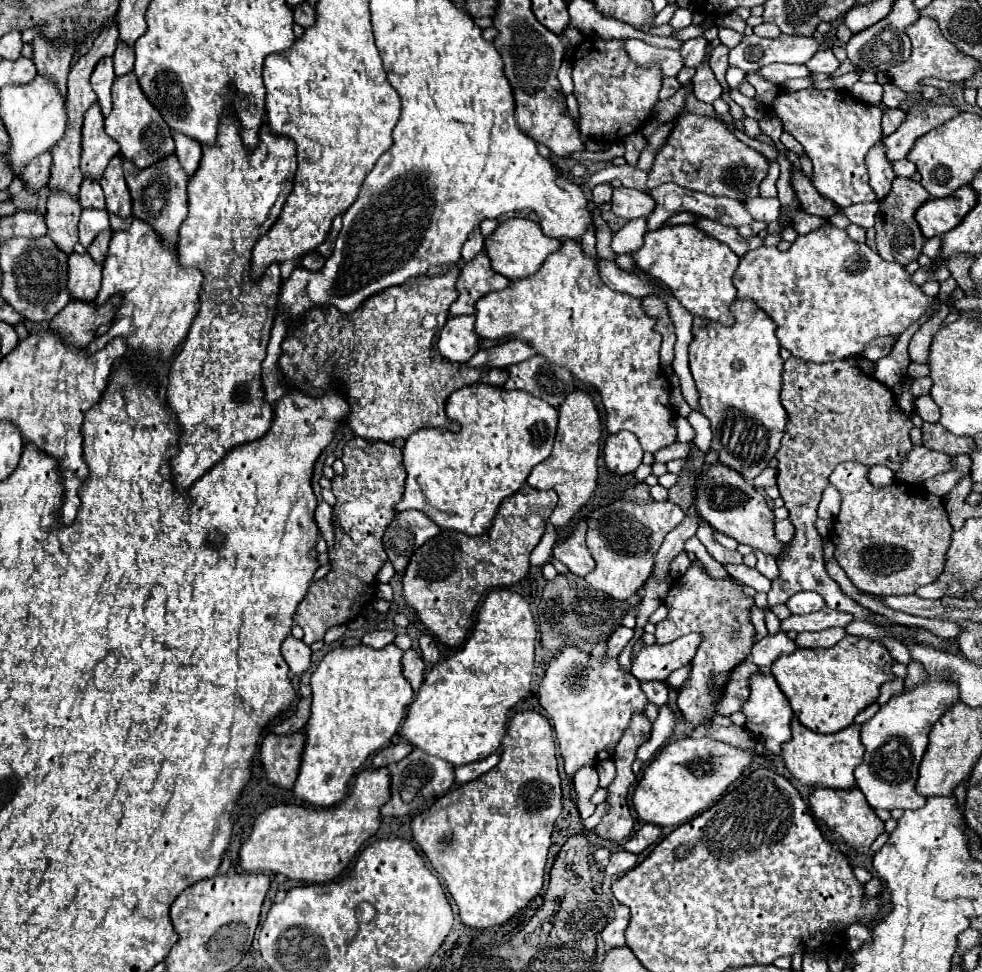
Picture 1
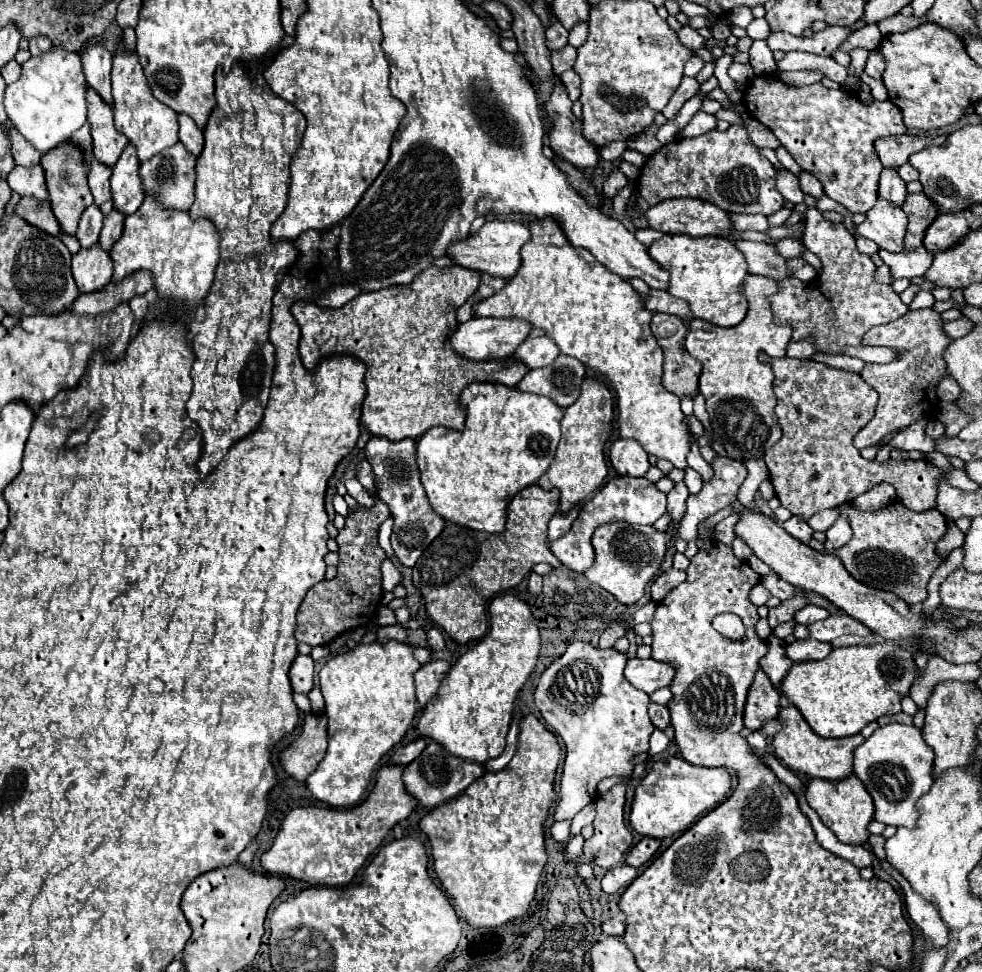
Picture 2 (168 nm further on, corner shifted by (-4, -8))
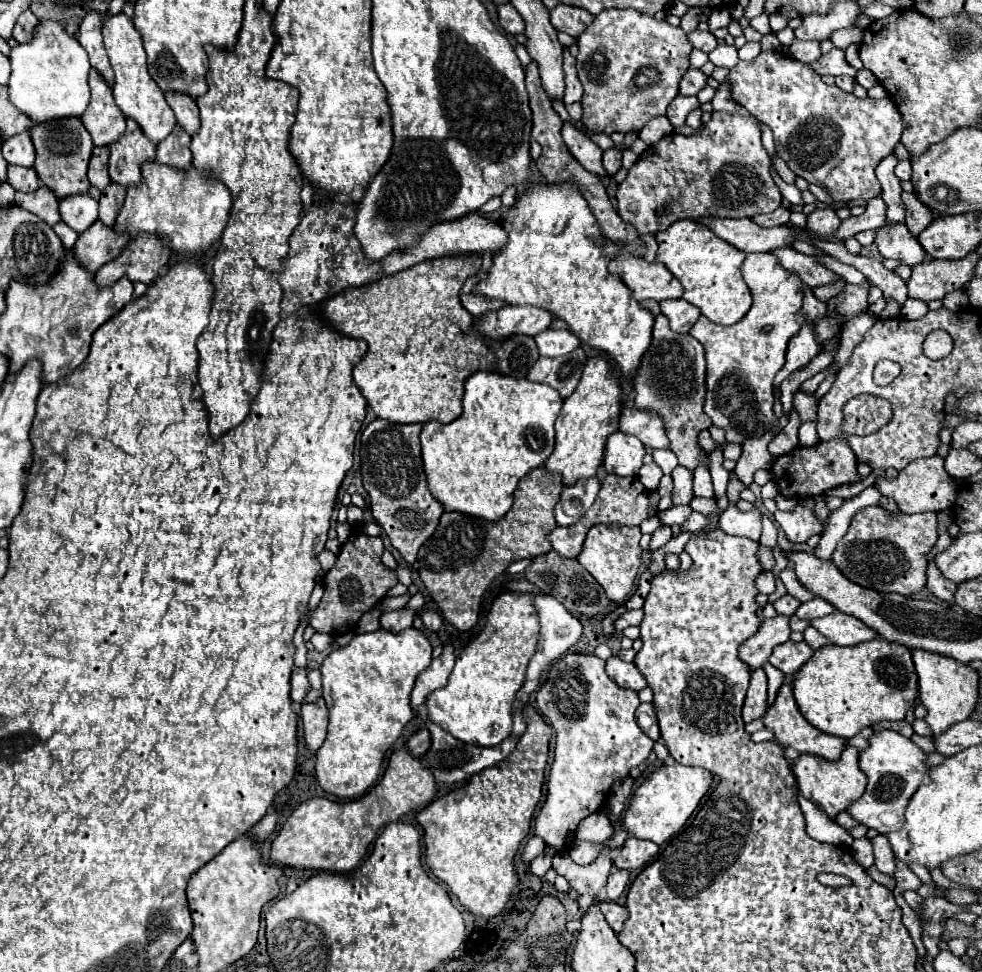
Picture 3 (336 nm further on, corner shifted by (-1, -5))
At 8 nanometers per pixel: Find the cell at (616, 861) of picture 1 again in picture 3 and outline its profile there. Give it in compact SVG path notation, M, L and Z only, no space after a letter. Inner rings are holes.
M612 869L610 871L610 877L608 877L608 883L606 883L606 899L610 901L616 901L624 889L628 885L628 871L622 871L622 869Z

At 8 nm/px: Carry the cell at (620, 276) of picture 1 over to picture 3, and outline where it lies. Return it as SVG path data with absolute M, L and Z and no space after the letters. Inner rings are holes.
M684 299L660 301L660 311L670 319L672 329L678 333L688 333L690 325L694 325L694 321L700 317L700 309Z

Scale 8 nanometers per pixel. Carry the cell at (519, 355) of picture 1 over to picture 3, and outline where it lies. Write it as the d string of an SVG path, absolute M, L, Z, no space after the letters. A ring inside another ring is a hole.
M546 329L538 335L534 335L534 341L538 345L538 351L542 357L558 357L558 355L566 355L570 351L574 351L580 341L574 337L574 333L570 333L568 329Z

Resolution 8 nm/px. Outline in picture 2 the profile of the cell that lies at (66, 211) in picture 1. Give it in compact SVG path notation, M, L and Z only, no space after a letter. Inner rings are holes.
M73 142L61 144L61 148L55 148L53 152L47 152L41 156L41 166L45 170L45 180L47 180L47 190L49 190L49 200L53 206L53 214L61 224L61 230L67 234L77 232L77 220L81 218L81 212L93 204L93 196L87 186L87 174L85 174L85 158L81 148Z

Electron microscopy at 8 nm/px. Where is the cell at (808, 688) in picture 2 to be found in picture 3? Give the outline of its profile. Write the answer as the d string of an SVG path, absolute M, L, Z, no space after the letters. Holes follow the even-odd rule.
M872 639L850 647L824 645L792 675L792 691L804 719L820 731L850 739L876 721L900 721L918 697L912 651L900 643Z

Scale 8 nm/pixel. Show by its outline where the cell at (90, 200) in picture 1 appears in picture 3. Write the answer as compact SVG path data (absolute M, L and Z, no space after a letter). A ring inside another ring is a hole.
M94 147L90 167L88 167L88 181L104 191L110 185L108 177L108 147Z

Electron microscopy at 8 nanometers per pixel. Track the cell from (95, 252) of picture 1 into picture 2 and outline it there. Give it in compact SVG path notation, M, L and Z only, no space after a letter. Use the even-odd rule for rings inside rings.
M115 208L105 216L103 220L103 230L101 230L101 236L99 236L99 242L103 248L111 250L113 244L121 238L121 232L123 232L123 216L121 212L117 212Z

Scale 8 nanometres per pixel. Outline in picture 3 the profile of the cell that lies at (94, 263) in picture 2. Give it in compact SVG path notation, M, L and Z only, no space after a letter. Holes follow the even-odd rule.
M96 221L86 233L78 235L76 245L72 247L72 255L86 271L96 273L102 265L116 259L126 245L126 237L114 233L112 227L104 227L100 221Z

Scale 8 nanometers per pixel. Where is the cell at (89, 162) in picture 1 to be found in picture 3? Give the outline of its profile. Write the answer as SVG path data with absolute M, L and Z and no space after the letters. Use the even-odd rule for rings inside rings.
M96 69L90 71L90 105L86 113L80 117L88 133L92 135L92 141L96 147L106 147L118 137L122 137L126 129L126 121L122 117L122 111L116 109L114 99L112 99L112 89L98 77Z

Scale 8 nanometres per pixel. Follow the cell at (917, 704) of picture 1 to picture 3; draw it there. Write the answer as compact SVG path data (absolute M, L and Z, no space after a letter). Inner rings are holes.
M882 729L874 733L868 739L868 747L860 751L860 769L866 773L868 785L856 805L850 805L848 813L862 825L880 833L902 829L910 797L918 791L920 785L930 783L930 765L926 763L926 753L902 733Z

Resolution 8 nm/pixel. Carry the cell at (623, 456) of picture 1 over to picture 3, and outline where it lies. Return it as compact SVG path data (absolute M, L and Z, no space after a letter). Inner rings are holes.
M616 431L606 441L604 451L604 469L614 475L636 475L642 467L644 445L640 439Z

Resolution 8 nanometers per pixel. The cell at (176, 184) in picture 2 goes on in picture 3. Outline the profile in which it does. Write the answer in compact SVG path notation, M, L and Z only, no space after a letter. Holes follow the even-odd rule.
M176 125L174 131L170 133L170 137L166 137L166 141L158 143L154 161L168 165L168 167L176 167L176 169L190 167L190 163L192 163L190 135L182 129L178 129L178 125Z

